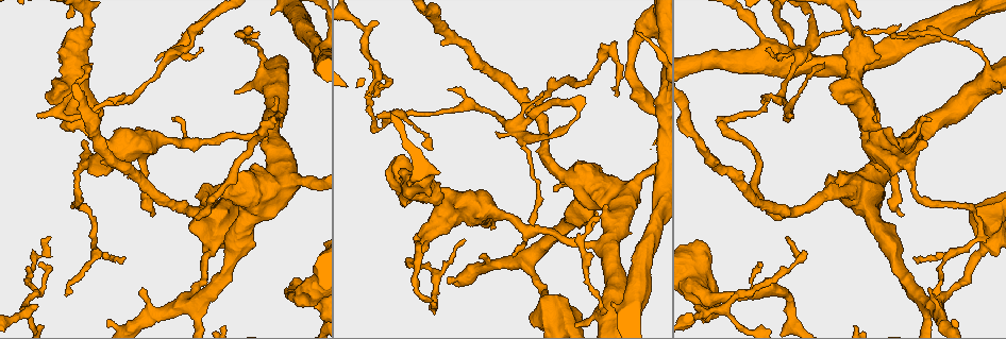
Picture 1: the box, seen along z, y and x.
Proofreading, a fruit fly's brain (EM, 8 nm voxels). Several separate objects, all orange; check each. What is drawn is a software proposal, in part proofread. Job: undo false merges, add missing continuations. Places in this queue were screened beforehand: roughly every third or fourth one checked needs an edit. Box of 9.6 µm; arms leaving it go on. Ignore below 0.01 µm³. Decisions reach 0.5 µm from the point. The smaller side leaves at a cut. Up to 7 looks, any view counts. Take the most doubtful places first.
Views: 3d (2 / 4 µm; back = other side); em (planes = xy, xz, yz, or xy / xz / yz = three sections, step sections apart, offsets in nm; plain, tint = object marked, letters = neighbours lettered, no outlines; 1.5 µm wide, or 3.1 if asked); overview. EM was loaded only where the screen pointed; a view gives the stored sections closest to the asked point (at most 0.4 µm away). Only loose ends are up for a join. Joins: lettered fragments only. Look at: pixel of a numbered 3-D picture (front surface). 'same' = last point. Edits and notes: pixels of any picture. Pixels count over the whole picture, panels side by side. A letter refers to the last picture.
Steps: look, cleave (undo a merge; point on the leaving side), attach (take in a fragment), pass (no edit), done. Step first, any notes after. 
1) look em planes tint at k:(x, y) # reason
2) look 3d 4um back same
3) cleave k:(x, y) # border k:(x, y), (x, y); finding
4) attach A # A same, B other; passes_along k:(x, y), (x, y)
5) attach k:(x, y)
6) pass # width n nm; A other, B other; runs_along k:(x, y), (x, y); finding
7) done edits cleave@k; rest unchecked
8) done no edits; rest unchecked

look em 3.1um planes letters at 1:(871, 146) # calibre changes

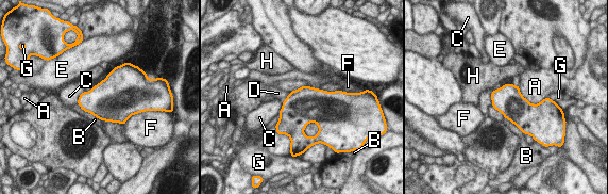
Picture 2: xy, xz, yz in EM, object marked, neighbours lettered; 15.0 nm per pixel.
pass # A other, B other, C other, D other, E other, F other, G other, H other; border 2:(518, 85), (528, 101), (542, 100); all the same neuron

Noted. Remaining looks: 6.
look em planes letters at 1:(143, 290) # free end

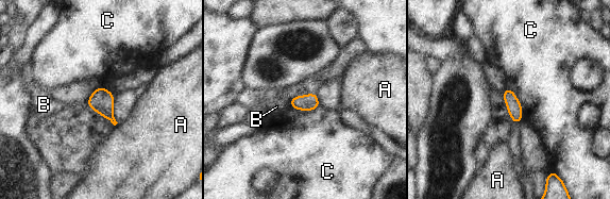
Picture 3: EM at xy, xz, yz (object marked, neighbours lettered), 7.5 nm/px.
pass # A other, B other, C other; border 3:(507, 86), (521, 105), (522, 118); no lettered fragment goes on from it

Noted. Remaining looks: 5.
look em planes letters at 1:(768, 48) # thin end

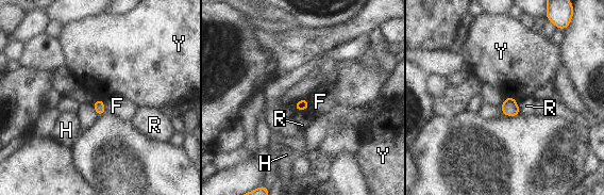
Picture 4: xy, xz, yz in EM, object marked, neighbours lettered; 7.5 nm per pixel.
pass # width 80 nm; F other, H other, R other, Y other; border 4:(102, 99), (106, 111); none of them fits

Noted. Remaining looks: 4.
done no edits; rest unchecked

